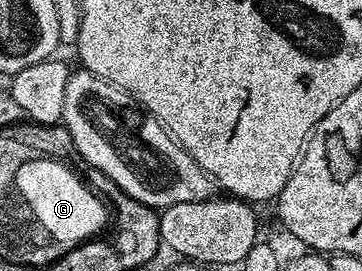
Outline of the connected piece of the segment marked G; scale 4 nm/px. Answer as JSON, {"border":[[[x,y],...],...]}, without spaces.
{"border":[[[52,160],[30,163],[30,167],[22,167],[18,183],[22,183],[22,191],[26,199],[30,199],[33,211],[38,211],[40,220],[58,235],[58,239],[78,239],[84,243],[95,238],[101,232],[98,230],[108,223],[107,204],[101,203],[85,182],[63,163]]]}

